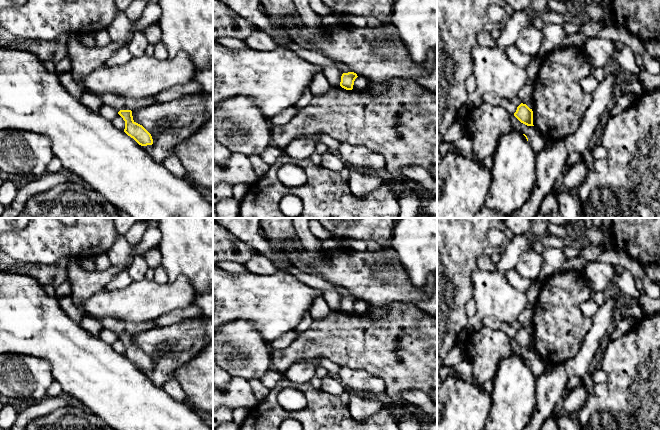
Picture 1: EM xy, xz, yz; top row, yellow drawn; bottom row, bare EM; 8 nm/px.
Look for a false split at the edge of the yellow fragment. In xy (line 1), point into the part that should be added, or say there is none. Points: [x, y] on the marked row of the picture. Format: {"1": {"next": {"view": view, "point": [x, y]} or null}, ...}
{"1": {"next": null}}

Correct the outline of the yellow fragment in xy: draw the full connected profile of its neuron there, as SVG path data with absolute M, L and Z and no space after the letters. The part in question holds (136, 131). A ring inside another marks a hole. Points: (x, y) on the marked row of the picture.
M120 110L118 114L125 121L124 132L133 138L139 145L147 146L153 144L151 134L140 124L133 120L131 110Z

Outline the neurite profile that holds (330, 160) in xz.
M327 151L322 155L321 166L331 171L339 172L346 167L338 153Z

